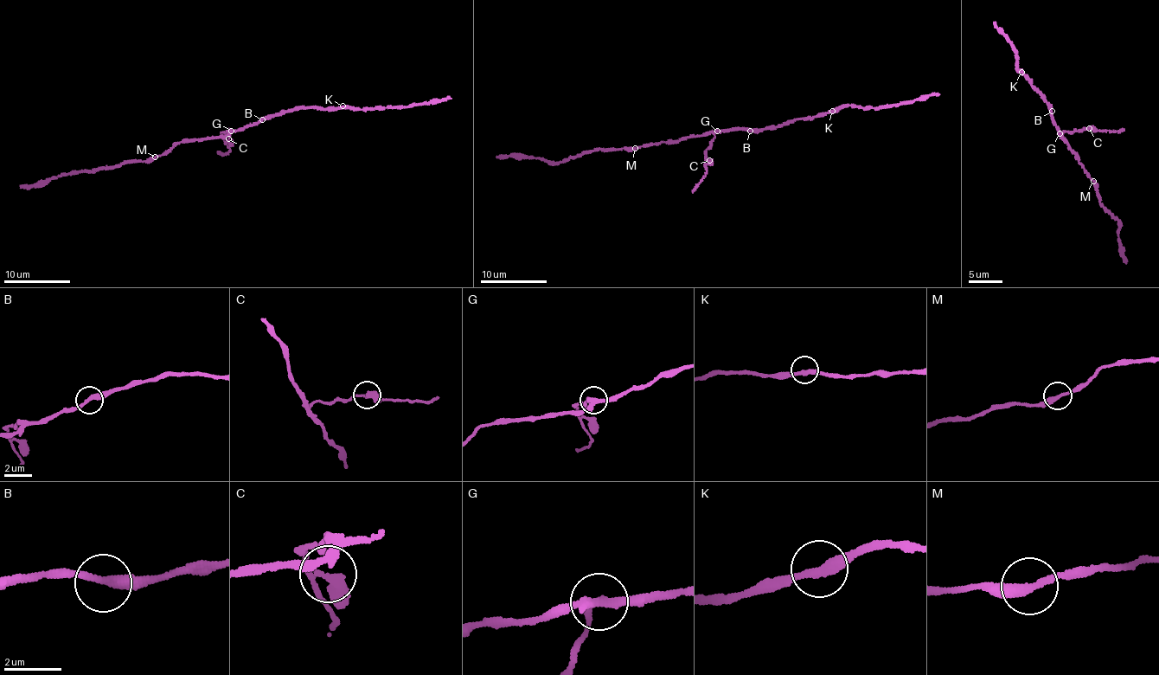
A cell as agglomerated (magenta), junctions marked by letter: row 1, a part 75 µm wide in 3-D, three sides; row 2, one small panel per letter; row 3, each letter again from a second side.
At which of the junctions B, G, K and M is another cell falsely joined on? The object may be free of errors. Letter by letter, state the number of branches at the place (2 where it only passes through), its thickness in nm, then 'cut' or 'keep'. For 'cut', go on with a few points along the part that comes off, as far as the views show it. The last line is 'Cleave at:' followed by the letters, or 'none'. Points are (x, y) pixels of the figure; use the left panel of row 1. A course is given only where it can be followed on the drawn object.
B: branches 2; calibre 300 nm; keep
G: branches 3; calibre 260 nm; cut; course (231, 131), (222, 131), (230, 150), (226, 154), (218, 152)
K: branches 2; calibre 320 nm; keep
M: branches 2; calibre 280 nm; keep
Cleave at: G

